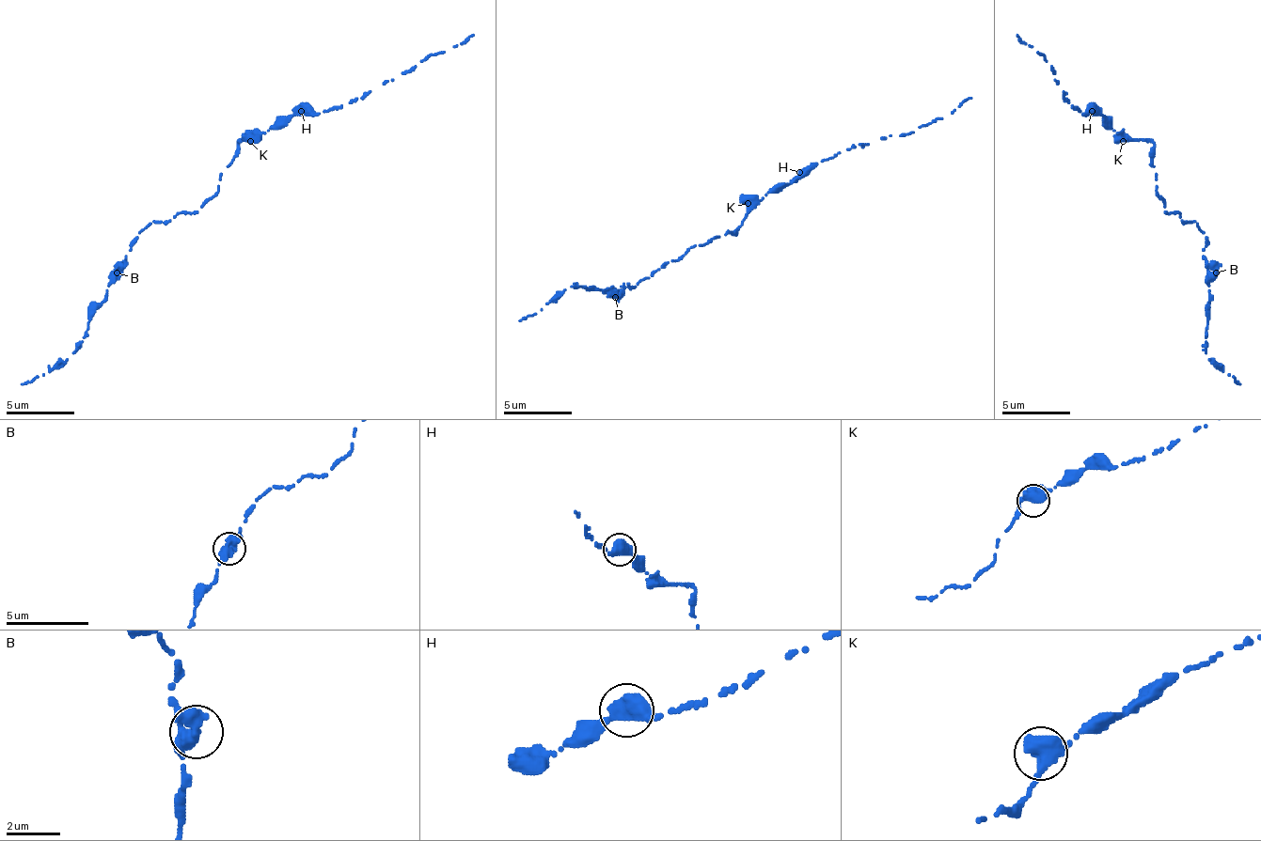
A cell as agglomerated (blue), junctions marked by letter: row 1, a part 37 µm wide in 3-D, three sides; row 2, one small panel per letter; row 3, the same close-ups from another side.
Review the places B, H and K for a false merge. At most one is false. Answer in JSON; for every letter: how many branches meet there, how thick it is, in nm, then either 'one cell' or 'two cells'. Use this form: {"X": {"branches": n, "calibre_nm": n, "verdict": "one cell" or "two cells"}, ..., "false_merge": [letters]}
{"B": {"branches": 2, "calibre_nm": 500, "verdict": "one cell"}, "H": {"branches": 2, "calibre_nm": 480, "verdict": "one cell"}, "K": {"branches": 2, "calibre_nm": 500, "verdict": "one cell"}, "false_merge": []}

